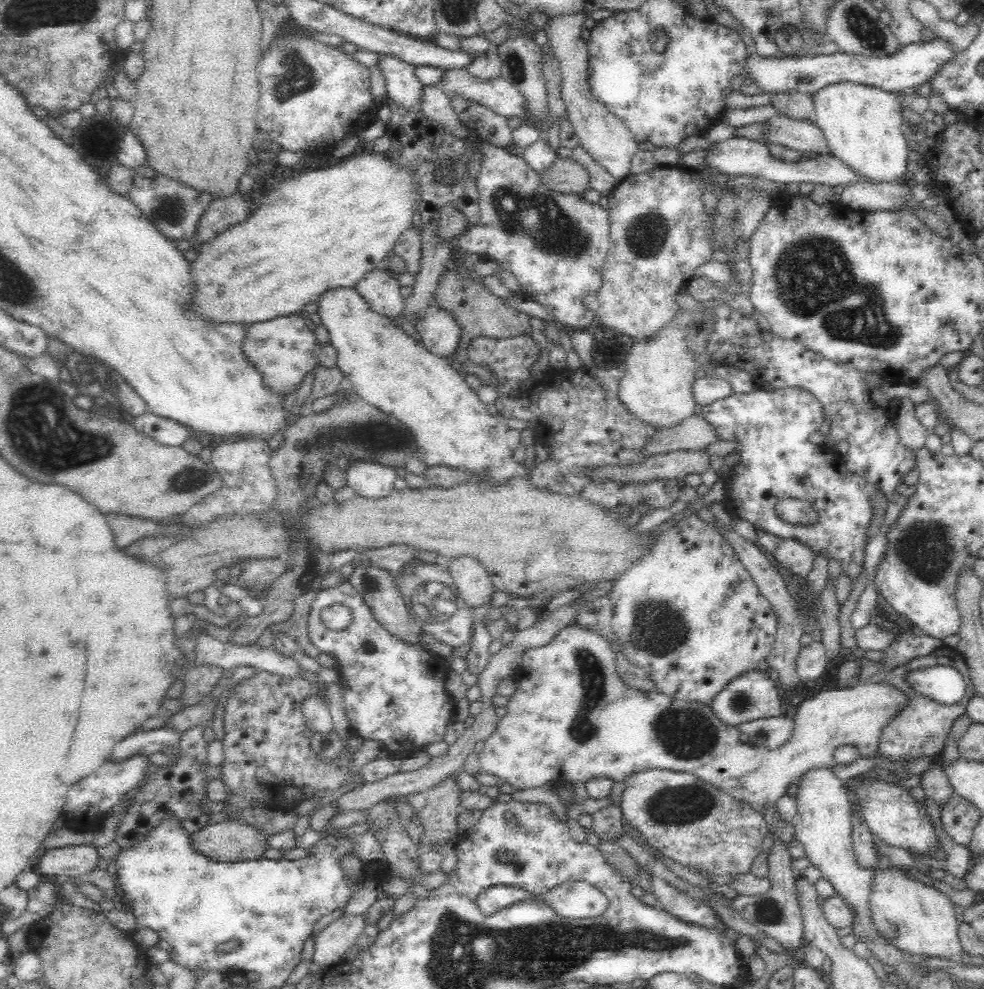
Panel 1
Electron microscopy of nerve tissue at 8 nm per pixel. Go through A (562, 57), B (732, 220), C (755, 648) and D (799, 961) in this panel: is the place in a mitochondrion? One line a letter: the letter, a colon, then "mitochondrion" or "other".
A: other
B: mitochondrion
C: other
D: other

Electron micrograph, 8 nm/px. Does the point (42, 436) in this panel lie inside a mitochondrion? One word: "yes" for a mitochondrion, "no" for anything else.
yes

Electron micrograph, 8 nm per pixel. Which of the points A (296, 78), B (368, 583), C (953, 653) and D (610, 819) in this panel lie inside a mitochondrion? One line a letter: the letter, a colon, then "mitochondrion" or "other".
A: mitochondrion
B: mitochondrion
C: other
D: other

